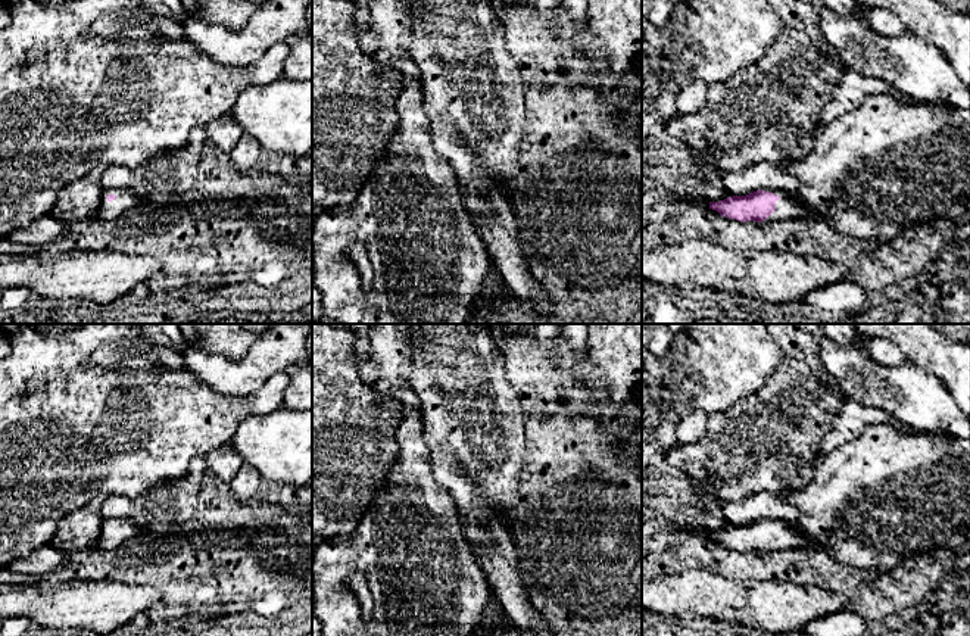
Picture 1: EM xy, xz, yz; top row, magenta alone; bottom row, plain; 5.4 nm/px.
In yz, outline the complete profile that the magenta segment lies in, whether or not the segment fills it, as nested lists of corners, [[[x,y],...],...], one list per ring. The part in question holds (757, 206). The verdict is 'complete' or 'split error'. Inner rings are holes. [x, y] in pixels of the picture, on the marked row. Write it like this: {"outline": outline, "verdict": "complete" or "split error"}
{"outline": [[[762,188],[746,196],[733,196],[709,202],[709,209],[736,221],[789,221],[815,216],[805,203],[795,200],[783,188]]], "verdict": "split error"}

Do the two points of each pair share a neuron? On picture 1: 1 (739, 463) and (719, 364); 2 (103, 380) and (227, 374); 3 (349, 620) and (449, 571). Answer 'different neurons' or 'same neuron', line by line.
1: different neurons
2: different neurons
3: same neuron

